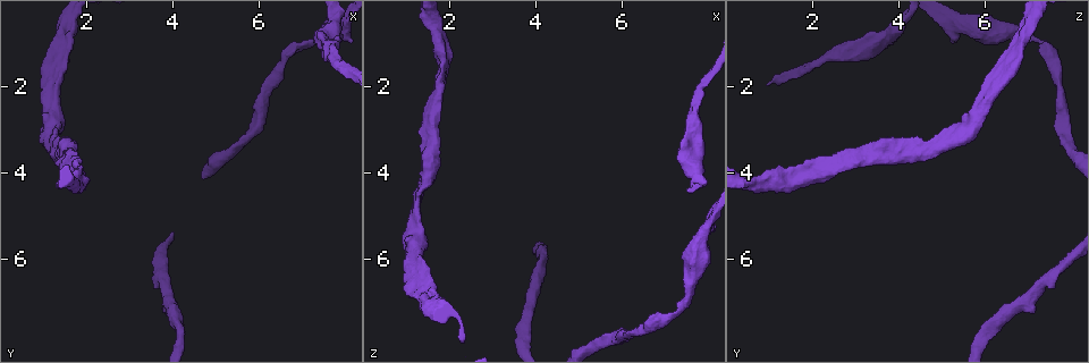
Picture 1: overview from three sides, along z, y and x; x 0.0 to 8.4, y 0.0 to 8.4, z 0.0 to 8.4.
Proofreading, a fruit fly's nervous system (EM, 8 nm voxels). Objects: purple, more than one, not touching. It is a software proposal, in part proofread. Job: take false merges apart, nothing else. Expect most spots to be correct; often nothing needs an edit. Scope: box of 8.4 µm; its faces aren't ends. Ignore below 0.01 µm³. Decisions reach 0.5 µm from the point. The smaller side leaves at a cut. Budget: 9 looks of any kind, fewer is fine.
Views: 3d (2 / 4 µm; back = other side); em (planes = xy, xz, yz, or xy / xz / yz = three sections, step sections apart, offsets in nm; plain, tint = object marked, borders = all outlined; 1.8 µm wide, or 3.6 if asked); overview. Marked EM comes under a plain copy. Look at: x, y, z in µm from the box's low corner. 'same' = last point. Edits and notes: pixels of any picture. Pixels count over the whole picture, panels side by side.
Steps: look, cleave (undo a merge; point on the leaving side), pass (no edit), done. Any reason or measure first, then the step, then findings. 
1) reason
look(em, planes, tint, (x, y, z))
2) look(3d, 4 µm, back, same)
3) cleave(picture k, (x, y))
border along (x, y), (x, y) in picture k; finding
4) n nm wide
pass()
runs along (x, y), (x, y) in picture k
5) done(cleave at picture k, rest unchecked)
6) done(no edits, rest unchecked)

arms part here
look(em, xz, step 8, borders, (1.70, 4.00, 2.20))

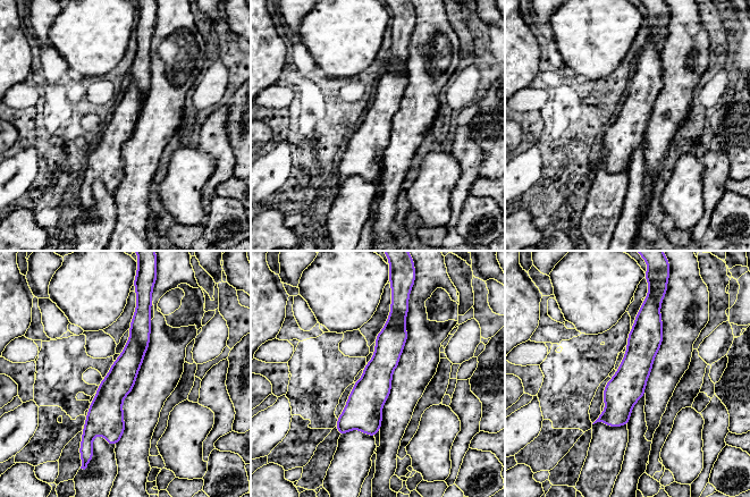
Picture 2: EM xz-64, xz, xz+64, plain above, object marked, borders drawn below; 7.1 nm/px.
cut it another way
look(em, planes, borders, same)

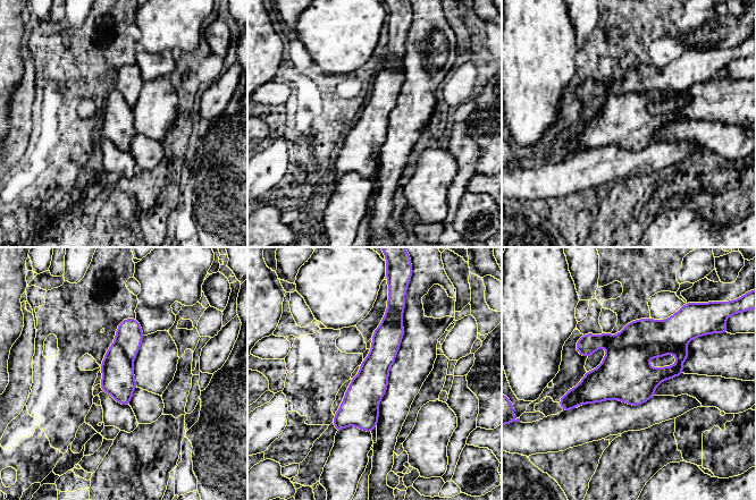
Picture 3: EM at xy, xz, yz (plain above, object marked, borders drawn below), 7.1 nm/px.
220 nm wide
pass()
runs along (685, 336), (648, 338), (565, 398) in picture 3; one neuron here

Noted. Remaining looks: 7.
calibre changes
look(3d, 4 µm, back, (1.55, 3.40, 4.10))

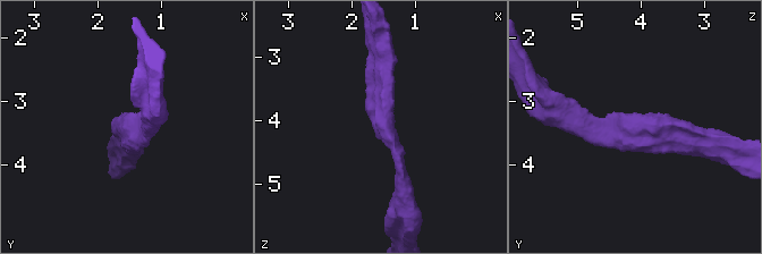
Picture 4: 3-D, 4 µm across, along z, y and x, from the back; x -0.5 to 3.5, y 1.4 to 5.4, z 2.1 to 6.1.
arms of 200, 220 nm
look(em, 3.6 µm, planes, borders, (1.55, 3.40, 4.15))

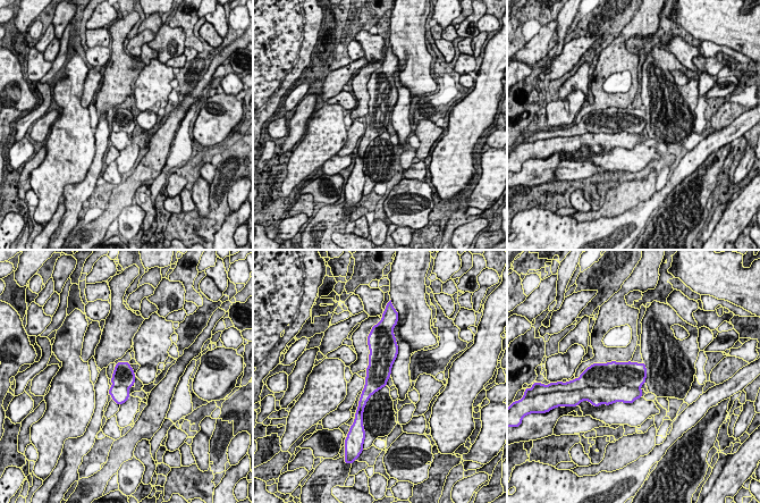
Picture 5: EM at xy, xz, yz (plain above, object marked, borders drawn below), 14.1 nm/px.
pass()
one neuron here

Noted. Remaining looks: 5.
a fork
look(3d, 2 µm, (1.45, 1.15, 6.75))

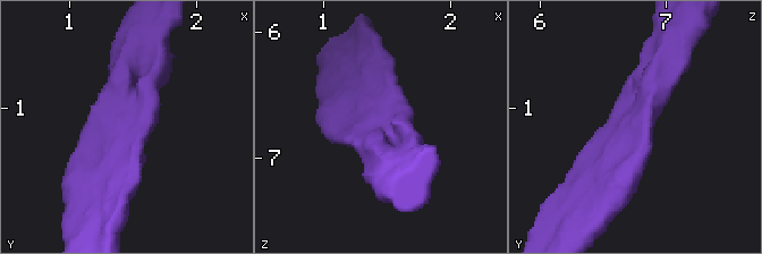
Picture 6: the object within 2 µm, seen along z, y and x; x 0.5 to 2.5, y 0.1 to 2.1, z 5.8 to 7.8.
look(em, planes, tint, (1.52, 1.12, 6.70))

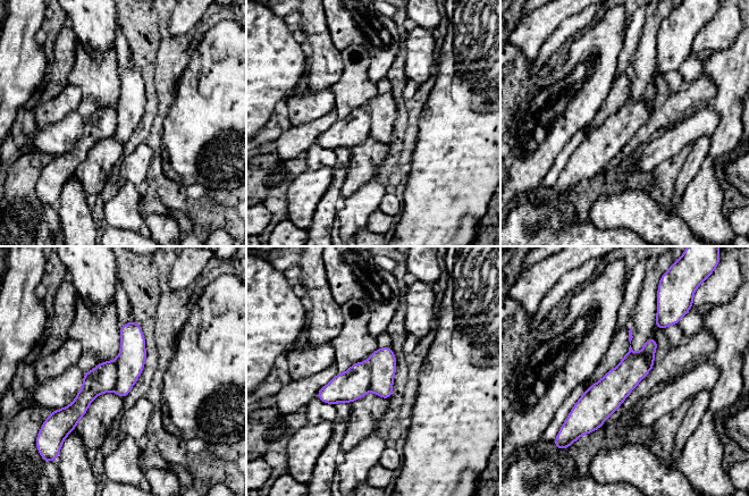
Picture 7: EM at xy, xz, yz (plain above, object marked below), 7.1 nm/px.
pass()
runs along (134, 325), (132, 352), (67, 417) in picture 7; one neuron here

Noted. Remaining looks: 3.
a narrow waist
look(em, planes, tint, (7.25, 0.95, 7.20))

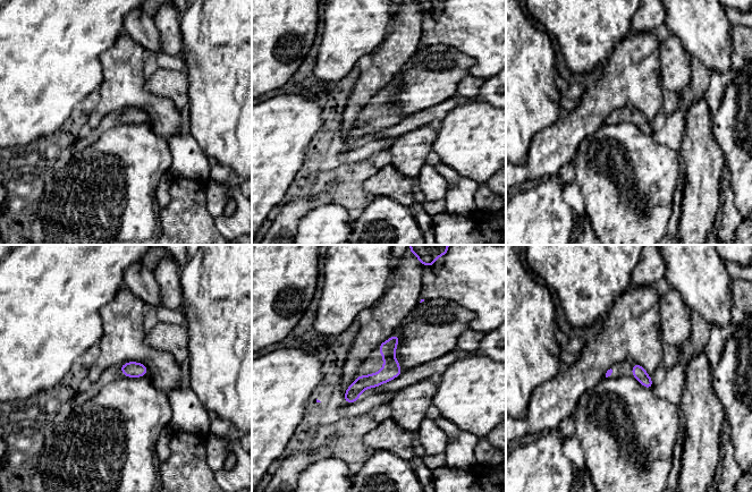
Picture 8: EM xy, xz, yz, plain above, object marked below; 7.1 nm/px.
90 nm wide
pass()
runs along (396, 338), (389, 367), (348, 400) in picture 8; continuous, no second neuron

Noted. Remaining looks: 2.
done(no edits, rest unchecked)

